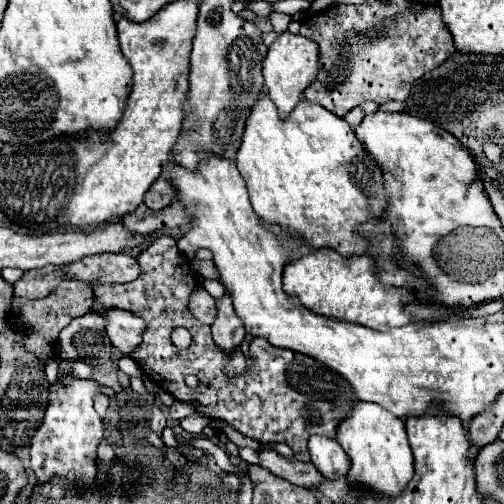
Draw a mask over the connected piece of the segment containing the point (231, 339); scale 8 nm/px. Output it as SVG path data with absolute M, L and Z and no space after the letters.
M224 294L224 298L218 300L218 316L212 324L212 340L216 342L216 346L220 346L222 352L232 354L242 344L244 336L244 322L236 316L232 298Z

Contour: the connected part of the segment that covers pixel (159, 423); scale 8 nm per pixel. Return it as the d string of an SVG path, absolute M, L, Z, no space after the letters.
M158 406L152 408L152 422L150 424L152 424L152 432L162 436L162 428L166 427L166 418L164 418L164 414L162 414L162 410Z

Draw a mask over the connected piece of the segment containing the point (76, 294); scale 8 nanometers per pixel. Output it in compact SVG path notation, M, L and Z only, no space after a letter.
M64 280L44 300L14 300L12 312L8 314L8 318L12 318L12 322L16 320L20 326L30 328L26 348L28 348L28 352L34 352L42 362L46 362L48 354L54 350L54 340L58 340L60 330L64 326L68 326L72 318L78 318L78 316L84 316L86 312L90 312L92 302L94 302L94 292L90 288L86 288L84 284L80 284L76 280Z

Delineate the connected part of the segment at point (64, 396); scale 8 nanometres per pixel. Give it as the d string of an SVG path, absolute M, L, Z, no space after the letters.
M60 376L54 384L50 384L44 420L32 436L32 470L36 472L40 484L60 476L84 490L96 480L96 448L104 438L104 422L92 406L96 394L100 394L100 390L94 380Z

